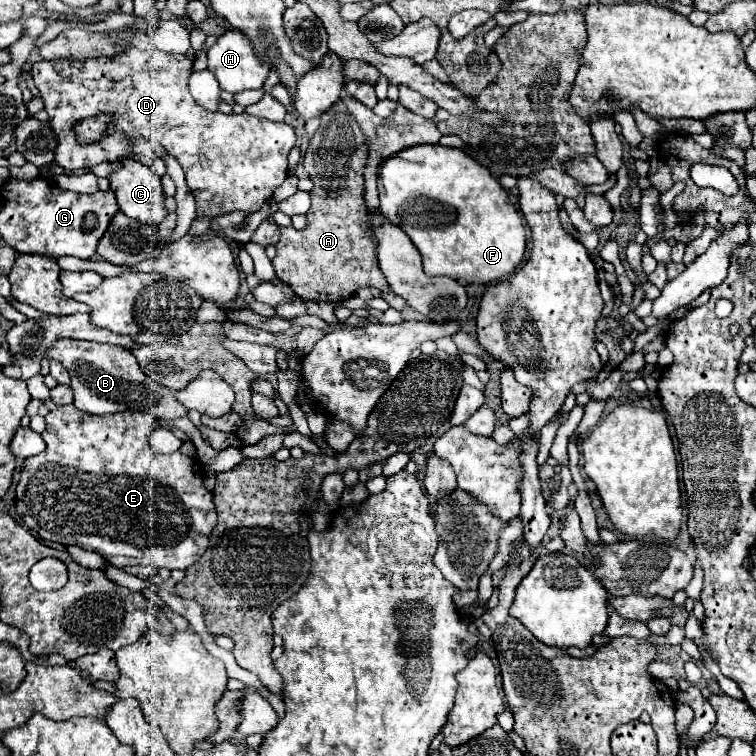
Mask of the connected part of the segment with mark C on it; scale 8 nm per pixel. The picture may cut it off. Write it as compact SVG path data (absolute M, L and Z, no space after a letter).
M133 156L119 160L119 164L121 166L109 174L109 186L111 186L111 190L117 196L119 208L129 218L135 218L135 220L145 222L145 224L159 226L159 222L163 222L167 218L167 212L163 208L165 194L163 194L163 188L161 188L161 178L149 166L145 166L143 162L135 160Z

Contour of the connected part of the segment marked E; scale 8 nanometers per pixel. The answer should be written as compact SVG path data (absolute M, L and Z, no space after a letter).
M41 375L29 379L27 387L32 399L41 399L49 406L49 414L45 416L47 428L41 434L47 448L23 462L21 480L15 490L17 514L31 532L49 542L99 552L105 558L127 556L167 570L187 570L205 554L217 514L213 496L203 486L203 468L199 460L181 452L157 454L149 448L147 438L155 428L151 414L129 410L93 416L77 410L73 404L57 406L51 402L50 390Z

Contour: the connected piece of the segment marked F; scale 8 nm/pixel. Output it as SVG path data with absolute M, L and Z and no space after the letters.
M441 144L405 148L397 156L383 160L377 174L377 188L383 216L411 238L423 258L427 276L449 276L461 284L489 284L511 276L523 262L525 226L515 204L491 172L463 150Z

